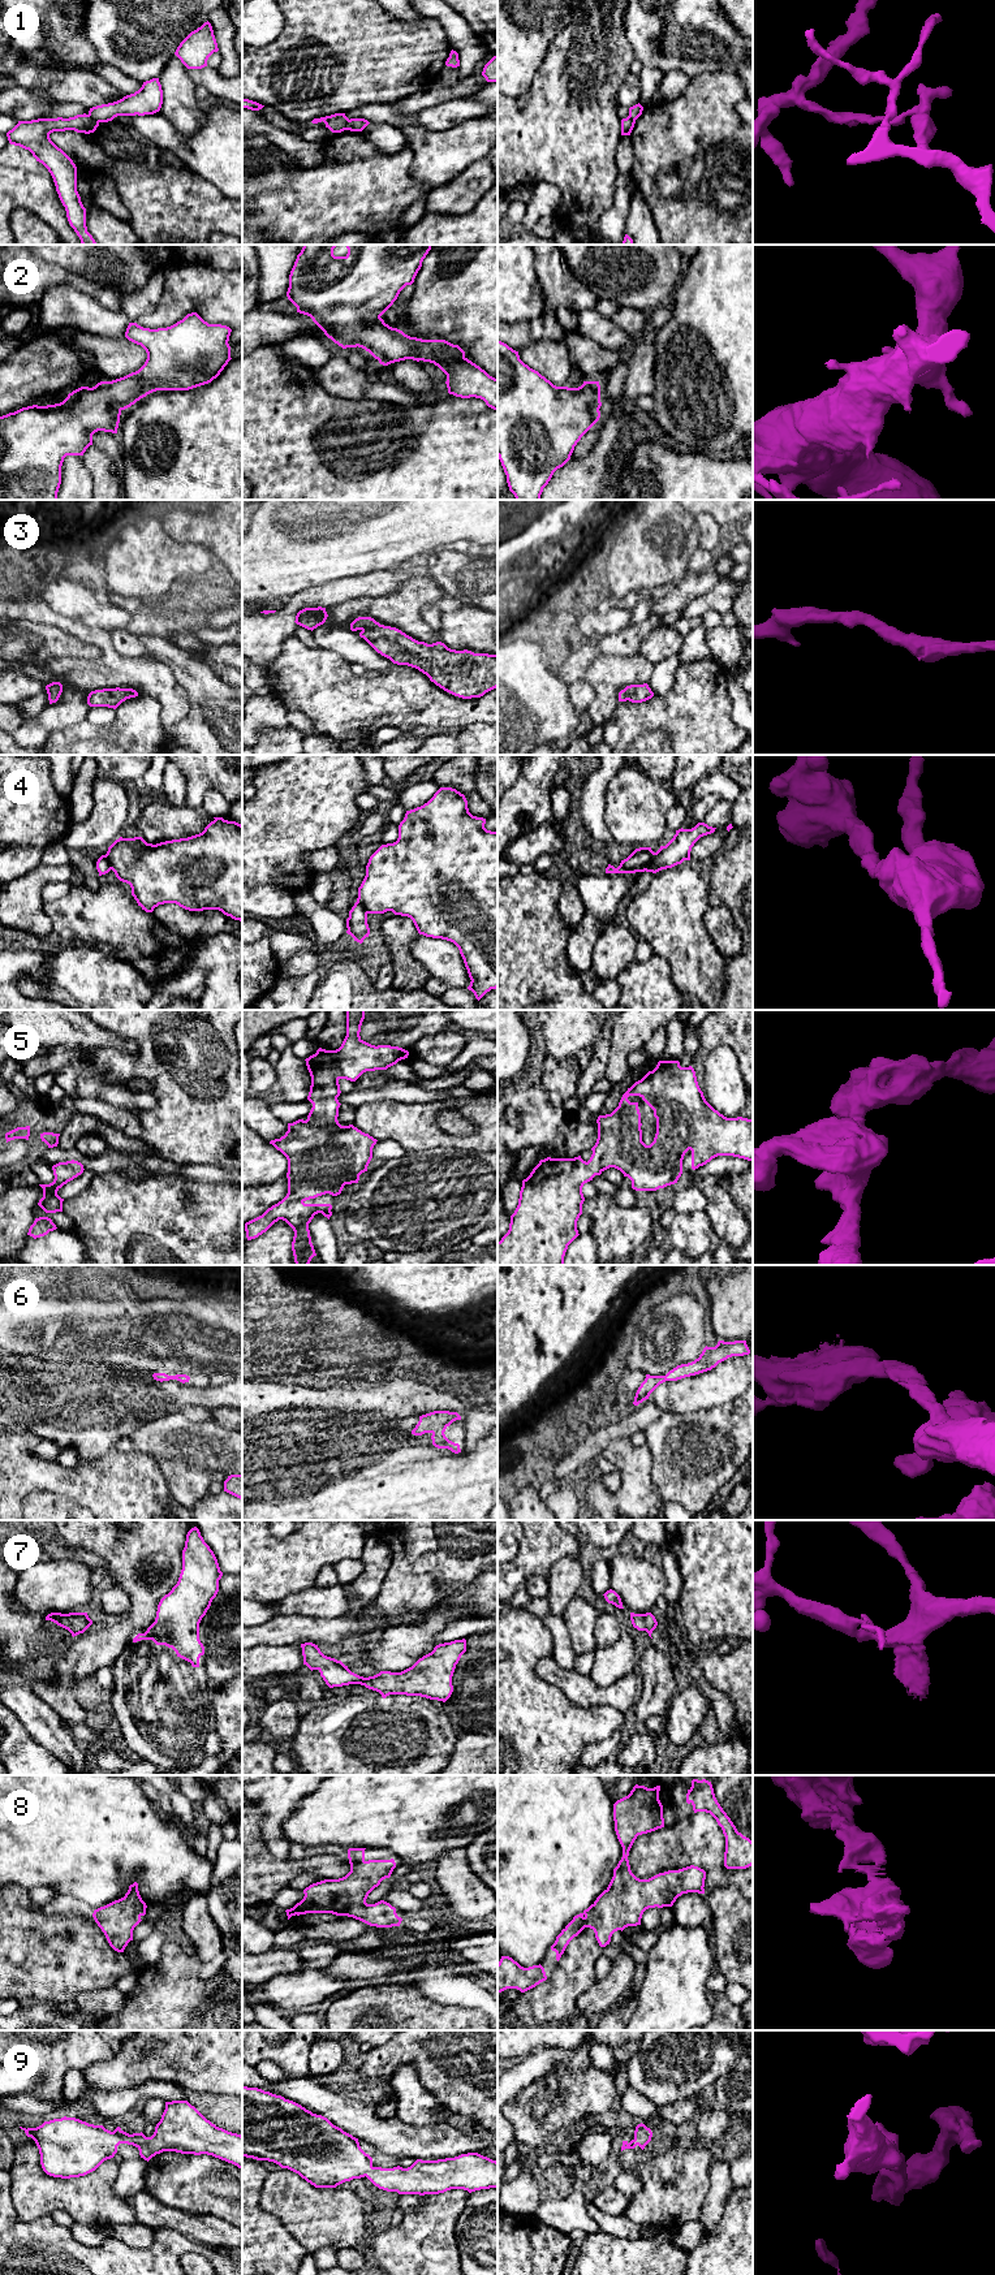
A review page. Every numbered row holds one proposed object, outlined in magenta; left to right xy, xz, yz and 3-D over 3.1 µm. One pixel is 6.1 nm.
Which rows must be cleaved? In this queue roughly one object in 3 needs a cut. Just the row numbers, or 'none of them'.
1, 4

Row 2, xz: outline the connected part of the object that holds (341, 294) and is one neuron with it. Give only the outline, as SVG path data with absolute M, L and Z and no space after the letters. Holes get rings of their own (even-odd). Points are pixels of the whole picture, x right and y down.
M303 245L301 252L297 255L297 259L289 275L289 288L287 292L287 297L297 307L297 312L310 316L313 321L324 332L324 334L328 338L331 338L335 344L341 346L343 349L357 347L357 346L362 347L366 351L369 351L375 359L378 359L379 363L383 366L388 366L391 363L405 361L405 359L434 363L447 375L445 384L447 384L449 394L453 394L461 398L470 398L470 397L481 398L486 402L488 407L498 410L498 379L490 376L484 370L482 370L479 366L469 361L465 357L465 351L458 345L453 345L445 340L422 340L417 337L410 337L405 334L402 331L389 327L380 318L393 305L400 292L406 285L412 285L414 282L414 279L422 267L422 262L428 254L428 251L431 250L432 245L346 245L348 254L345 256L333 255L333 249L336 246L339 245Z

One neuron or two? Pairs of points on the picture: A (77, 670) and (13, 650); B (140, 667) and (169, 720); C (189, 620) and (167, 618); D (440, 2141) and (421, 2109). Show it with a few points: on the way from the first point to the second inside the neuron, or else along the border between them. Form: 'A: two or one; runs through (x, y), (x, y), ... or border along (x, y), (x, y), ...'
A: two; border along (74, 657), (46, 657), (42, 661)
B: one; runs through (153, 680), (164, 691), (169, 700), (169, 707)
C: one; runs through (184, 618), (172, 618)
D: two; border along (399, 2118), (412, 2124), (447, 2122)

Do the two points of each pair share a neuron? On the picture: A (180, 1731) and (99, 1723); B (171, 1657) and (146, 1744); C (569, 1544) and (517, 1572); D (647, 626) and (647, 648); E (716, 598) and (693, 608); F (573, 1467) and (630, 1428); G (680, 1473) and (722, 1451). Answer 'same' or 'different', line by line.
A: same
B: same
C: same
D: different
E: same
F: same
G: same

